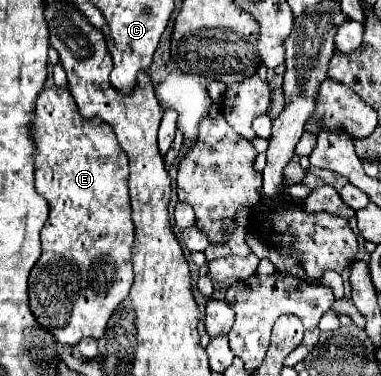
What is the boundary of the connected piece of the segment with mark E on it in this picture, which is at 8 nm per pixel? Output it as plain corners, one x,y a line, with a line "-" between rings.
46,86
40,96
36,98
36,108
34,108
34,118
30,122
30,134
34,138
36,150
34,150
34,166
36,166
36,190
38,194
42,194
48,204
50,204
50,216
40,232
42,238
42,256
36,262
36,266
30,272
30,308
34,312
34,316
38,318
38,324
42,324
44,328
48,328
58,342
68,344
68,346
76,346
82,338
86,336
94,336
94,338
102,338
104,330
106,330
106,322
110,320
112,312
120,306
120,302
126,298
126,294
130,292
132,286
132,244
134,244
134,224
130,218
130,202
128,202
128,158
124,154
124,150
120,150
118,140
114,138
114,132
110,130
108,124
104,124
100,118
82,118
82,114
76,108
76,102
70,94
68,88
62,86

